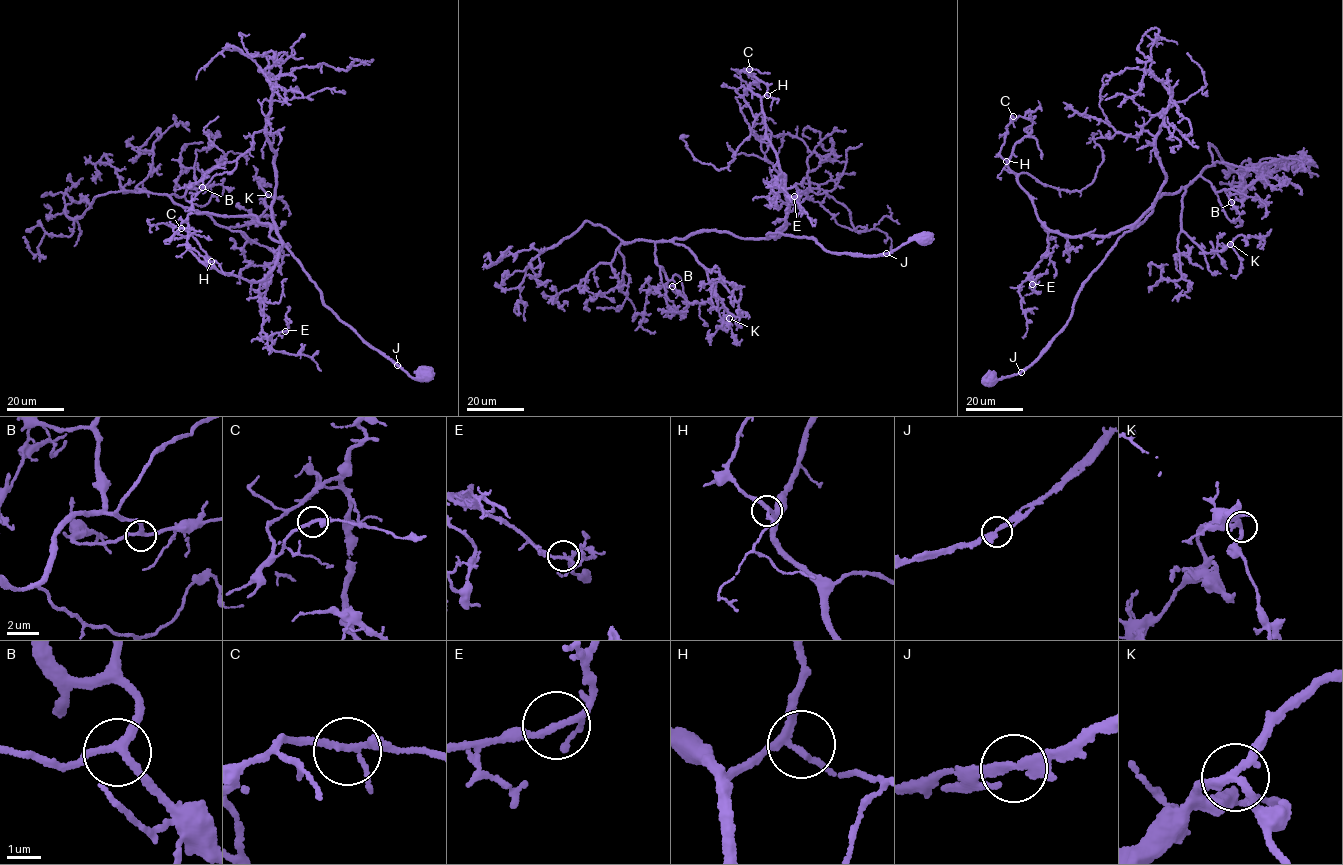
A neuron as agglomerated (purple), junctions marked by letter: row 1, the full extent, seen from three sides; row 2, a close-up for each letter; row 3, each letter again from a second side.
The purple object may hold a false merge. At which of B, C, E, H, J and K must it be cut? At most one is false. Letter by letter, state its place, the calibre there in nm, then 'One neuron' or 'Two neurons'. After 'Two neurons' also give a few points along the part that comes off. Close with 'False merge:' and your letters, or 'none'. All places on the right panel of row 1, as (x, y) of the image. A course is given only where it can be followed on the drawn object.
B: Place: (1231, 202). Thickness 200 nm. One neuron
C: Place: (1013, 116). Thickness 190 nm. One neuron
E: Place: (1032, 284). Thickness 150 nm. One neuron
H: Place: (1006, 161). Thickness 200 nm. One neuron
J: Place: (1021, 372). Thickness 200 nm. One neuron
K: Place: (1230, 244). Thickness 240 nm. One neuron
False merge: none

